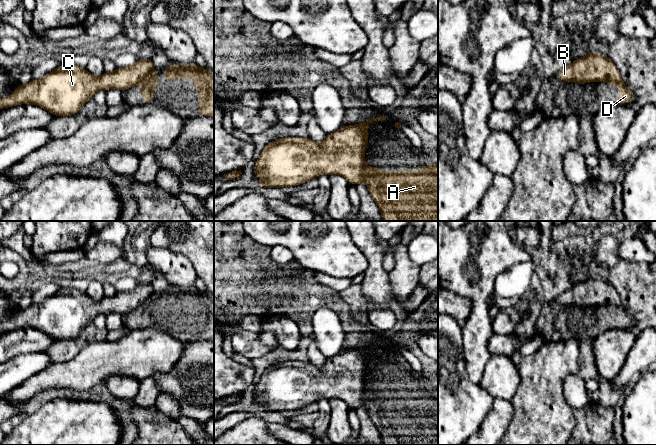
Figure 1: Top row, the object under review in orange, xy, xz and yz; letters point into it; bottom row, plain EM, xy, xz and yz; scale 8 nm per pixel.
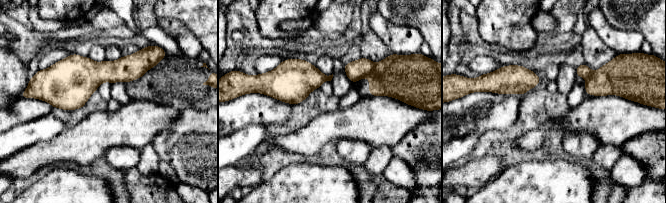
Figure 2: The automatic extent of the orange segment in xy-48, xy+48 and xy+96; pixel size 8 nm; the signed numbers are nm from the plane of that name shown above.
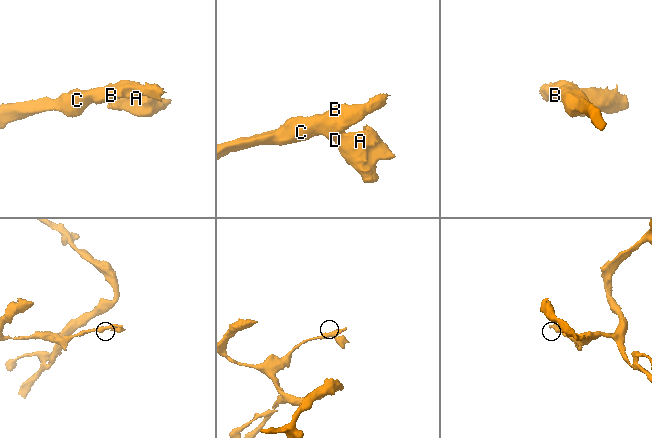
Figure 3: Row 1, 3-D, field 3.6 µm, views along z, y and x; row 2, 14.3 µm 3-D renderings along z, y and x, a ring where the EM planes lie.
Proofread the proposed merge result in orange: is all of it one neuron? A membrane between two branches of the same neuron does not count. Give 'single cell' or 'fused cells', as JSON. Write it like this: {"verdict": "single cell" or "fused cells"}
{"verdict": "fused cells"}

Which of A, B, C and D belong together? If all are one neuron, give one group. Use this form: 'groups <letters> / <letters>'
groups A D / B C

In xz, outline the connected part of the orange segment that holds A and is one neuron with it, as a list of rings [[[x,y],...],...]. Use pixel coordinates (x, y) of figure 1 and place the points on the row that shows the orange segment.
[[[431,162],[413,171],[383,172],[381,167],[364,166],[364,183],[379,207],[384,221],[438,221],[438,165]]]

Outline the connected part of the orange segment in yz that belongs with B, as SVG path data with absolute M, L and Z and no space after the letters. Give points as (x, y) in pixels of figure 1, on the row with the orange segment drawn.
M592 51L560 69L556 76L564 83L587 84L589 82L622 81L615 64L608 57Z

